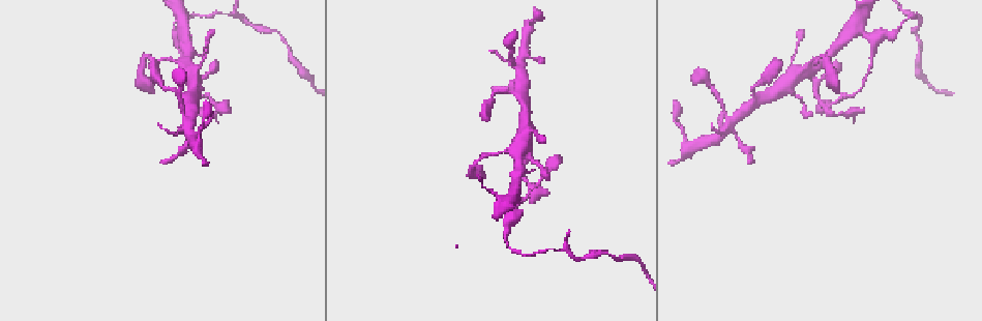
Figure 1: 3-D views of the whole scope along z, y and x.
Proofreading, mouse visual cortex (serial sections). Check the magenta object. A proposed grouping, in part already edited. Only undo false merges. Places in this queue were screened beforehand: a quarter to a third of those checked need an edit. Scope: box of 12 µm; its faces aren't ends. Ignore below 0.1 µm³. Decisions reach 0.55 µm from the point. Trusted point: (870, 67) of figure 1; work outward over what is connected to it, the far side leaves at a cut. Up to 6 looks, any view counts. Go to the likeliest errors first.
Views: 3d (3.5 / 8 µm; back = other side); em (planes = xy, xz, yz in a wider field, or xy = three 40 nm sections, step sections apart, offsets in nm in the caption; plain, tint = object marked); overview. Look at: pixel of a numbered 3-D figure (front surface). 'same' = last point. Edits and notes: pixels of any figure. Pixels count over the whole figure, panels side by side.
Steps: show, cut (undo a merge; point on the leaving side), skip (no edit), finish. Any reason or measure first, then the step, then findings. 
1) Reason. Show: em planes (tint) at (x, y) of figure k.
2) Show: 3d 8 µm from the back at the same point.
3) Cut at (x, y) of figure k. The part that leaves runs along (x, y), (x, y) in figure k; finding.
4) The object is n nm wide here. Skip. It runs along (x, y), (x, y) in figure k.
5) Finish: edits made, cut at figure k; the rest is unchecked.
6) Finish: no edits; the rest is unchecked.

Thin neck. Show: 3d 3.5 µm from the back at (510, 246) of figure 1.

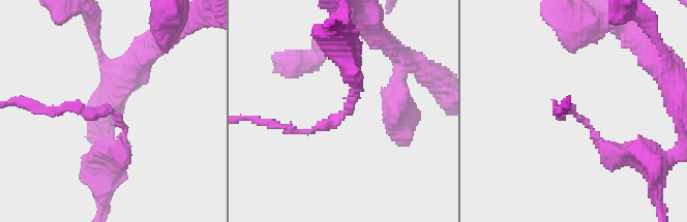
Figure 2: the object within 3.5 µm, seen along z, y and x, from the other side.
The arms are 100, 250 nm wide. Show: em xy step 3 (tint) at (345, 110) of figure 2.

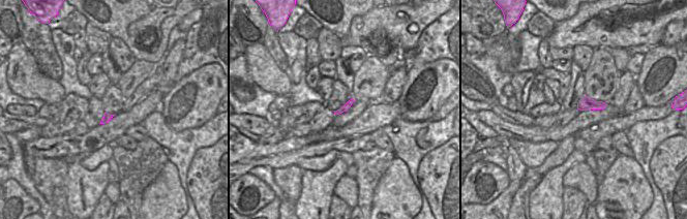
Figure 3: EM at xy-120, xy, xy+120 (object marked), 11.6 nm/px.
Skip. It runs along (350, 64), (350, 108), (311, 130), (282, 127) in figure 2; all the same cell.

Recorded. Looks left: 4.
Branch point. Show: 3d 8 µm at (909, 11) of figure 1.

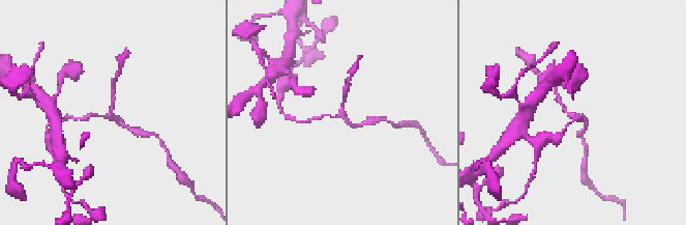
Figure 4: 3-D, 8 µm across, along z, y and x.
3 arms meet here; the arms are 150, 150, 150 nm wide; now the EM. Show: em xy step 2 (tint) at (110, 117) of figure 4.

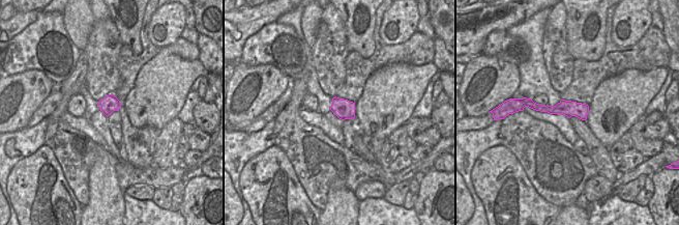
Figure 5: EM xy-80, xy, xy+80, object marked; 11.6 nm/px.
Skip. It runs along (82, 118), (91, 115), (115, 117), (131, 130) in figure 4; one cell here.

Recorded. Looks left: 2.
Side arm on a straight run. Show: 3d 3.5 µm at (184, 31) of figure 1.

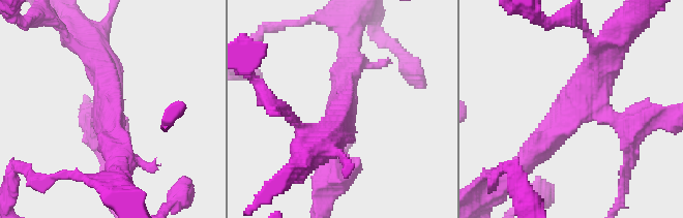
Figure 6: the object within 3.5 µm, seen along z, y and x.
Shape alone is not enough. Show: em xy step 3 (tint) at (106, 105) of figure 6.

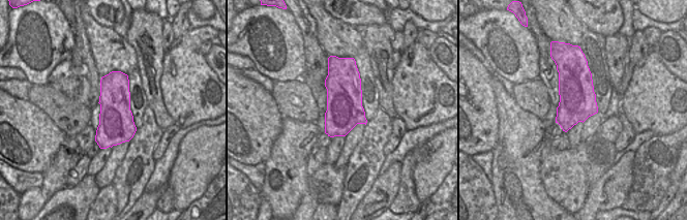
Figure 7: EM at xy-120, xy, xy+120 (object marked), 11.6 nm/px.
The arms are 300, 350, 450 nm wide. Cut at (92, 79) of figure 6. A second cell is stuck on.

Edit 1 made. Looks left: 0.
Finish: edits made, cut at figure 6; the rest is unchecked.

